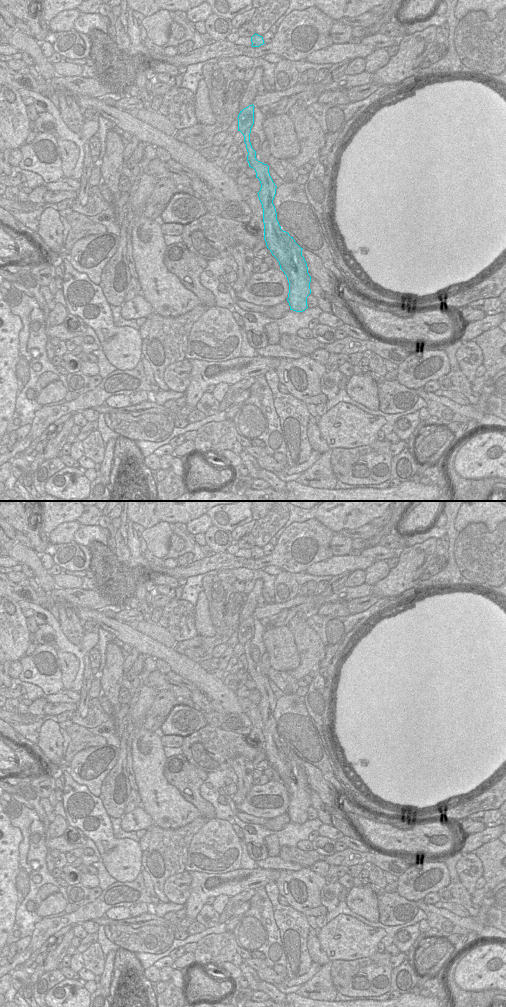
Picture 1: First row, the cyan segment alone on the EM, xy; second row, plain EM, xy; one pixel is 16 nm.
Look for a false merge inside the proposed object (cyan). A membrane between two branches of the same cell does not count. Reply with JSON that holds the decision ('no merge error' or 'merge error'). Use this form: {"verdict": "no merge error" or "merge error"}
{"verdict": "merge error"}

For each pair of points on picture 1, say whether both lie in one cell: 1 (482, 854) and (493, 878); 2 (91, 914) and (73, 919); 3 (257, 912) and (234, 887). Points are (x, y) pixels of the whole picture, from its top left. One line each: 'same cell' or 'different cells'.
1: same cell
2: same cell
3: different cells

